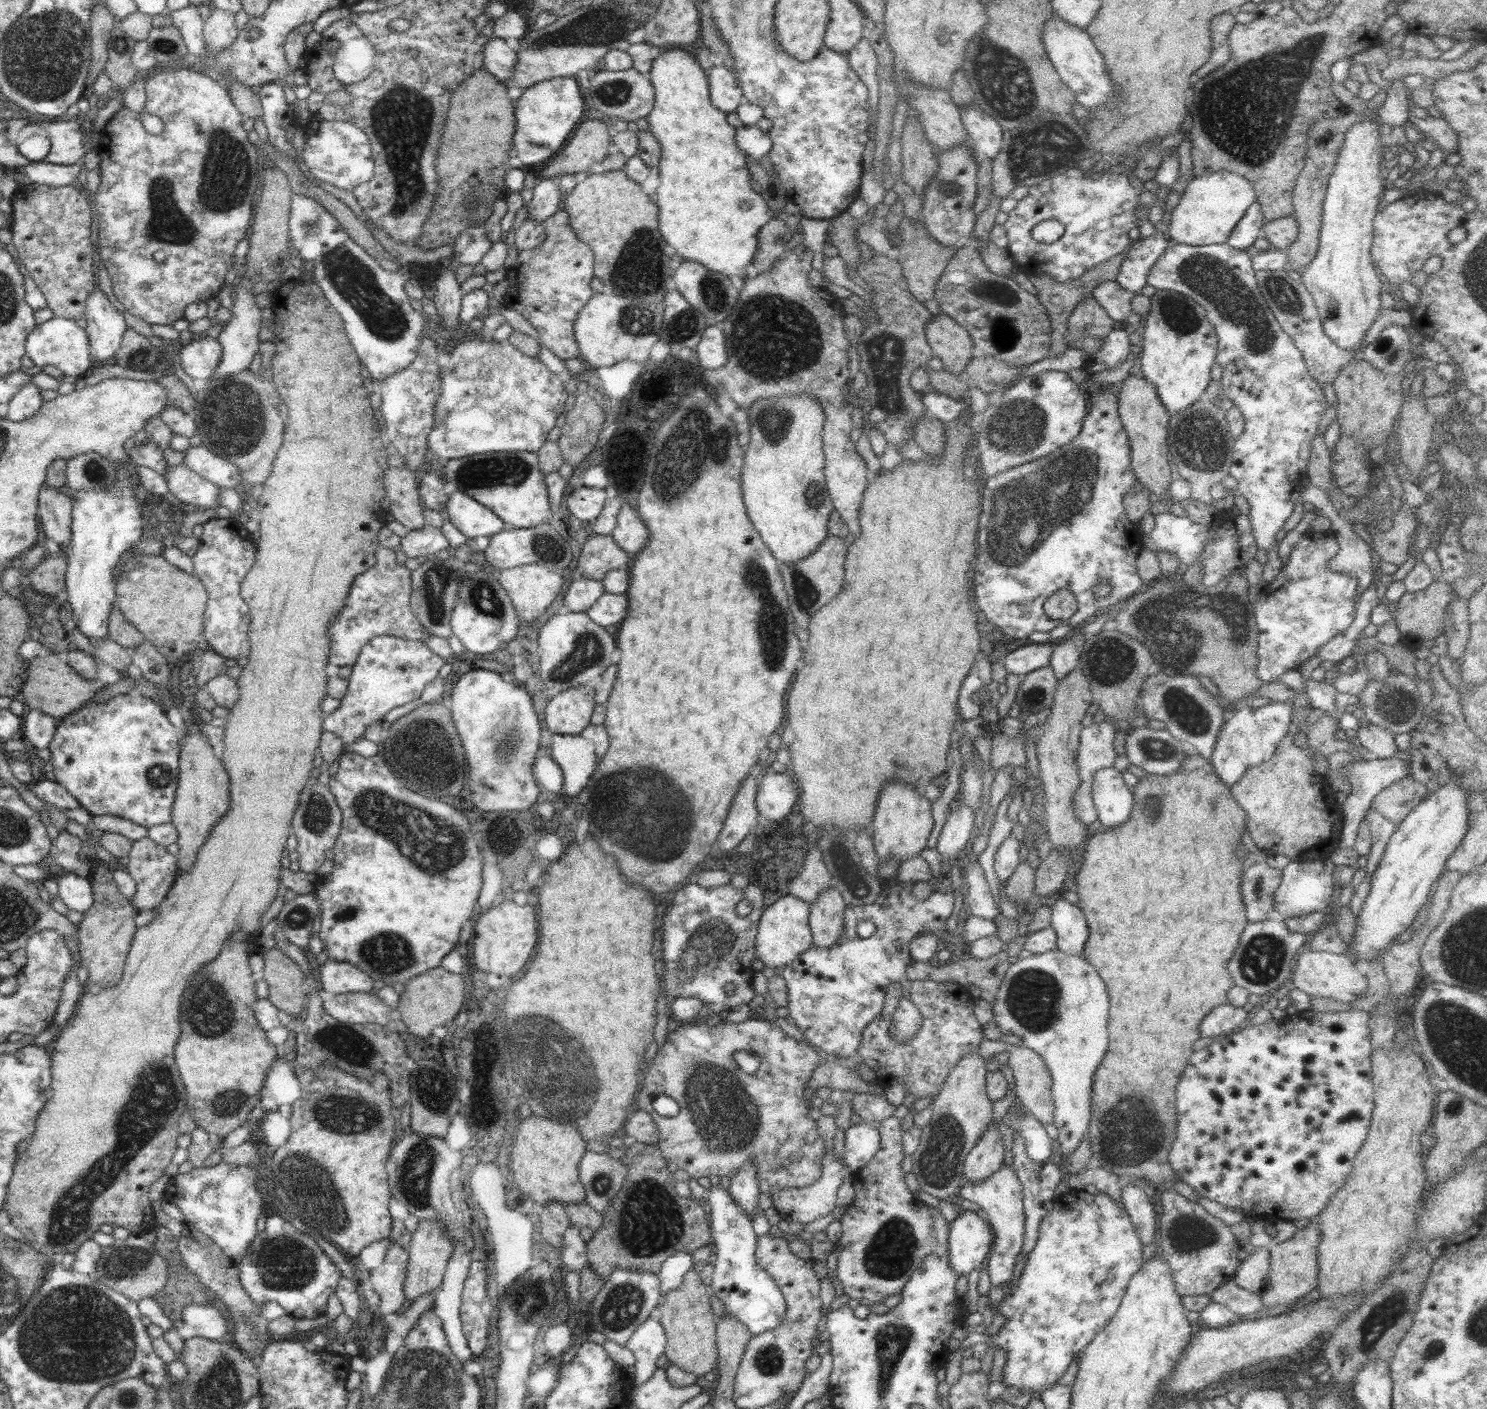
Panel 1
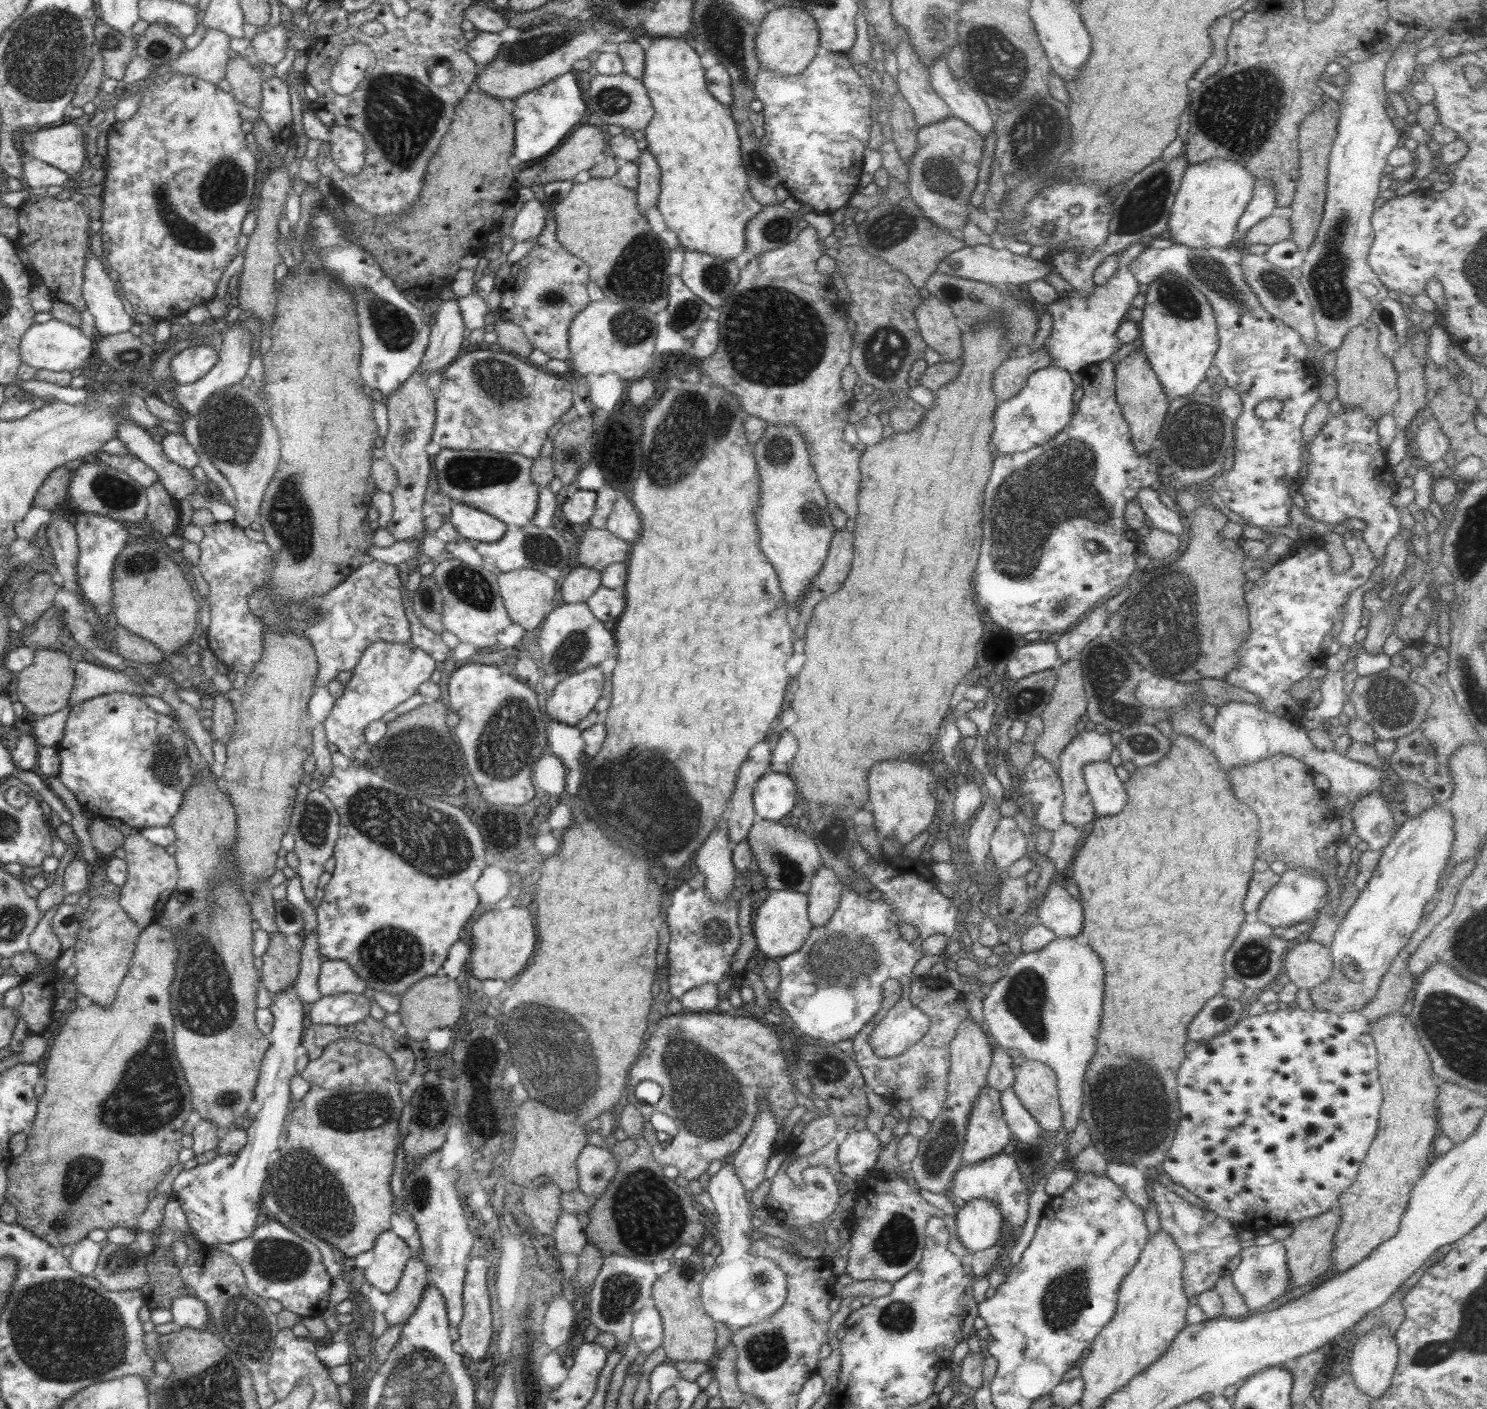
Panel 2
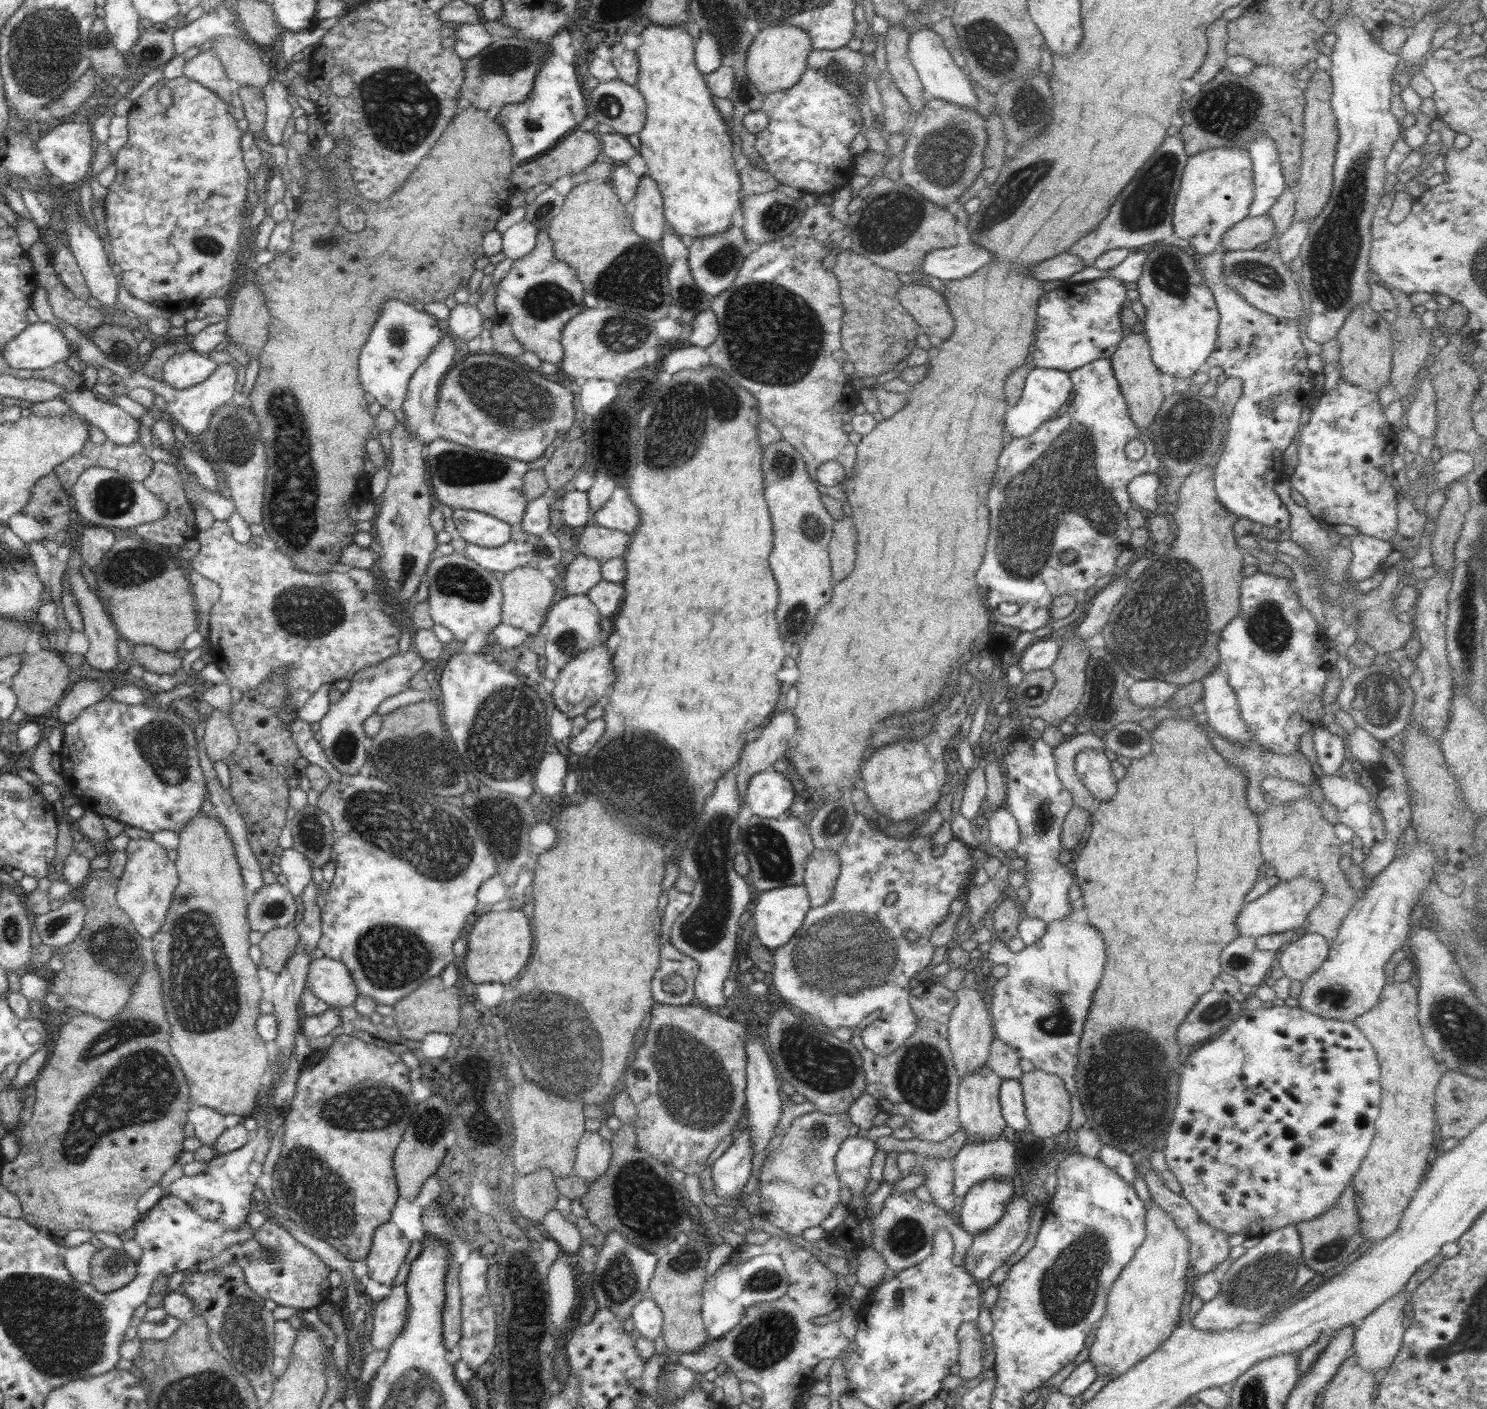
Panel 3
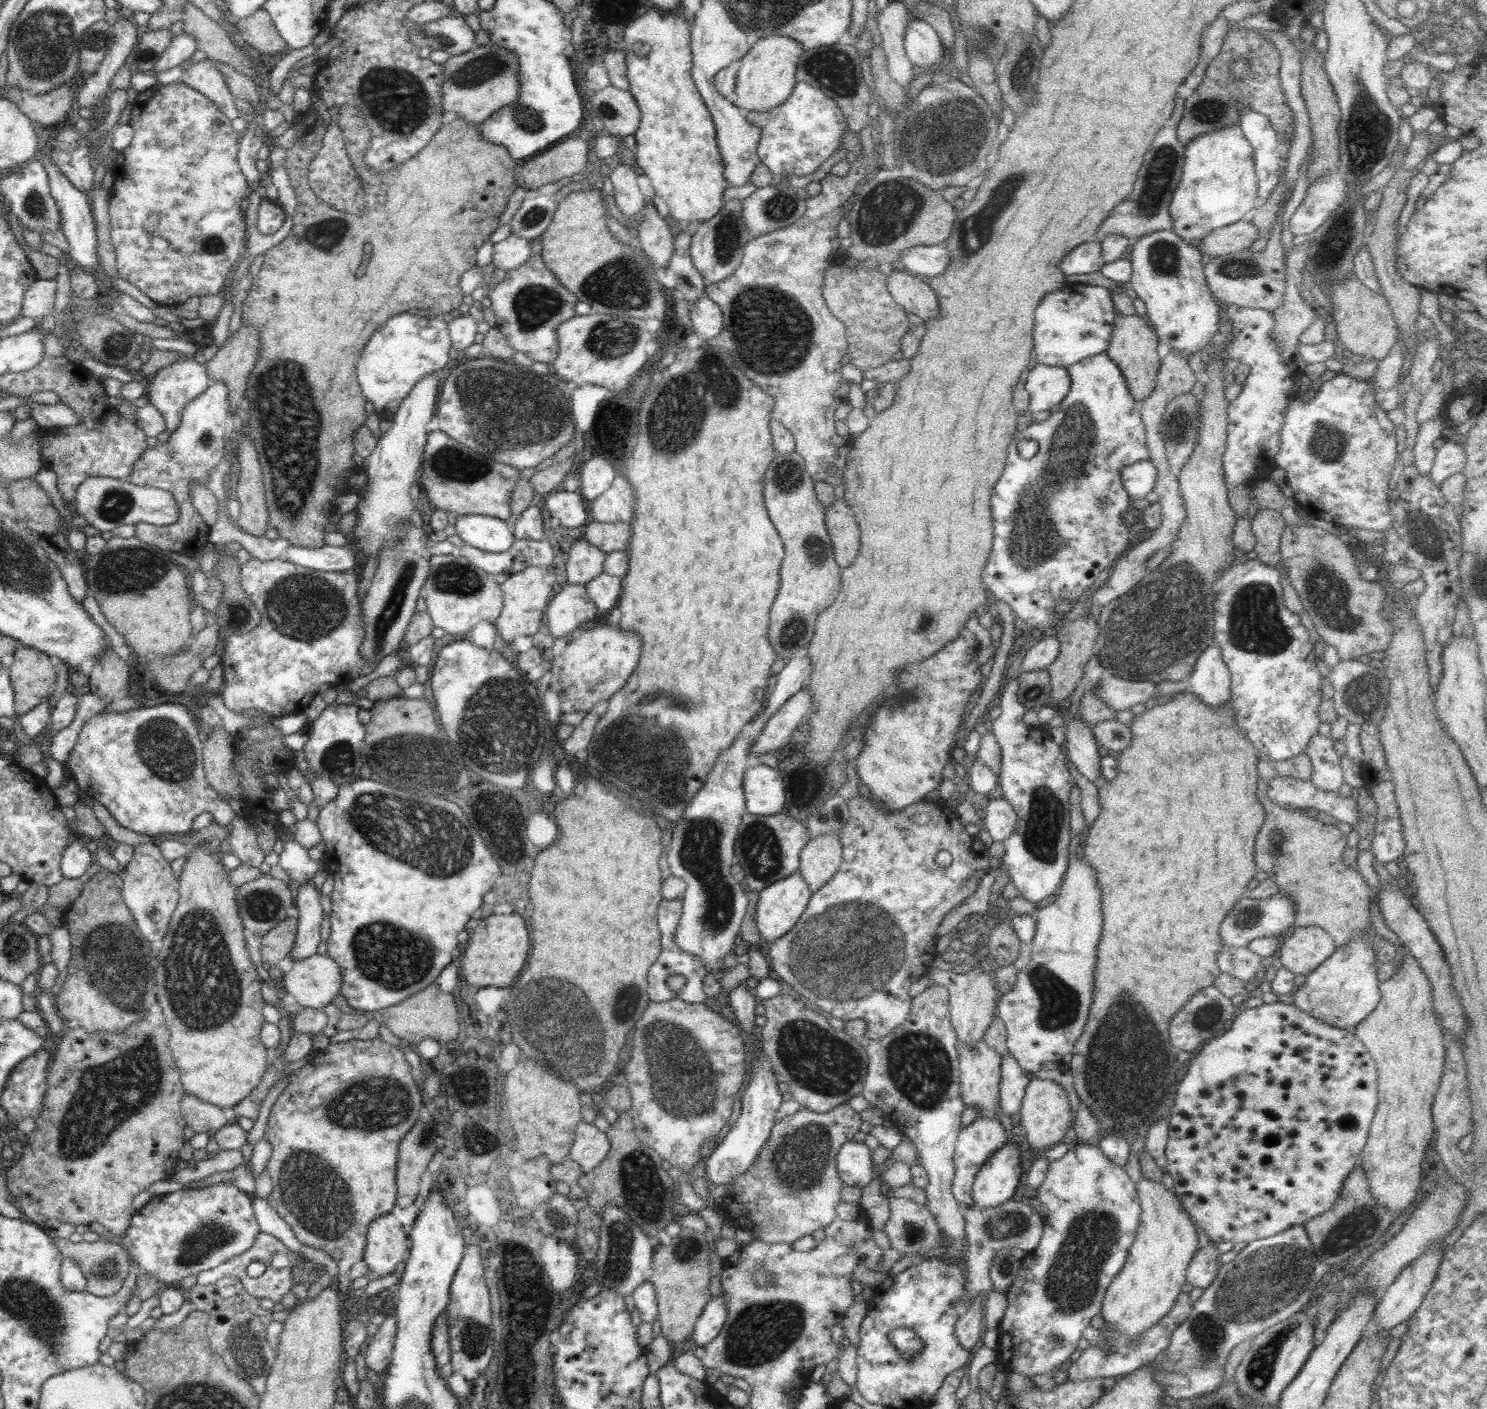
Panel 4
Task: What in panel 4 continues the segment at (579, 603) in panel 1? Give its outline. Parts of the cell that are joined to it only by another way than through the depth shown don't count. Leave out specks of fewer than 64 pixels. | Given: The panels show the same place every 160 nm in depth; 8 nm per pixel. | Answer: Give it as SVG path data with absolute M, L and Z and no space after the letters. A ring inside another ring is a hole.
M578 539L576 544L571 545L566 563L567 582L585 586L590 580L604 573L605 555L605 552L590 544L586 539Z

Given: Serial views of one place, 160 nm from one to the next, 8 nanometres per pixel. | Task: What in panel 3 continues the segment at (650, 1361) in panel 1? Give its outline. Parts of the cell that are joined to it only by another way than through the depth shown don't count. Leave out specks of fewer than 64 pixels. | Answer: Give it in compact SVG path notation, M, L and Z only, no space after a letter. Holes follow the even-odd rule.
M644 1298L637 1302L632 1309L631 1318L634 1329L642 1338L654 1340L662 1335L663 1312L661 1308L652 1300Z

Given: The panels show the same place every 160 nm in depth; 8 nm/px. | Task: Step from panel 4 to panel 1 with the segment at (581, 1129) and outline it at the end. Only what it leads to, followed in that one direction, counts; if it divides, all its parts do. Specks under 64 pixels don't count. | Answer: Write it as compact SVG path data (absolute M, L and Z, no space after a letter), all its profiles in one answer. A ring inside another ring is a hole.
M586 1151L580 1159L579 1177L585 1188L585 1201L596 1212L603 1214L610 1200L622 1188L628 1176L628 1167L619 1159L608 1154Z

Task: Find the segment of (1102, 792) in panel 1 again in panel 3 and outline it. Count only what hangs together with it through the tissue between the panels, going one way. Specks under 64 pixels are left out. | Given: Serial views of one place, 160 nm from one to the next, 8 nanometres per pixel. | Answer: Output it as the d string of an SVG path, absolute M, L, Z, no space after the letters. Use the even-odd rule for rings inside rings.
M1082 749L1075 758L1075 771L1082 784L1099 802L1110 800L1116 794L1118 780L1104 752Z

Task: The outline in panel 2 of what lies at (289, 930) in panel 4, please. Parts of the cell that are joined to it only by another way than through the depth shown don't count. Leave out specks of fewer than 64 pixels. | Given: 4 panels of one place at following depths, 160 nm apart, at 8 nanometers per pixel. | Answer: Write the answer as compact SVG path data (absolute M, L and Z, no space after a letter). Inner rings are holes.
M280 933L269 934L269 946L261 956L261 984L271 996L294 988L300 970L300 955L288 945L286 936Z

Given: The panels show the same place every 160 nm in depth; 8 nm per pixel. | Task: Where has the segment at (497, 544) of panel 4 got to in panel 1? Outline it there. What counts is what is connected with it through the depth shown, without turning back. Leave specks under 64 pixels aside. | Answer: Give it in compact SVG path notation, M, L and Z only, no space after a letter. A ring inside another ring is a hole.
M461 490L449 496L446 506L449 521L468 539L481 537L487 540L504 528L504 521L498 515Z

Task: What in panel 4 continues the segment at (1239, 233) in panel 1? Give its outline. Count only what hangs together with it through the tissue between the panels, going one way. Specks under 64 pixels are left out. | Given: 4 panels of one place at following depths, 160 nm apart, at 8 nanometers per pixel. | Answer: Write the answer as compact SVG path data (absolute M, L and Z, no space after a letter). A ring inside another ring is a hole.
M1246 107L1239 114L1239 127L1252 145L1258 194L1267 199L1279 183L1285 164L1284 147L1269 118Z

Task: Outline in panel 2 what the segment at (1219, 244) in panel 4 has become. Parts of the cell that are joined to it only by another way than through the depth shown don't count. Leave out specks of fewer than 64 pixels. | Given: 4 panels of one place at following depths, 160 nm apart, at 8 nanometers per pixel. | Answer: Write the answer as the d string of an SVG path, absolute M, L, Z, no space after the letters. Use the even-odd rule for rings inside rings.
M1277 214L1265 218L1252 226L1239 240L1243 244L1274 244L1287 241L1291 238L1290 221L1286 217Z

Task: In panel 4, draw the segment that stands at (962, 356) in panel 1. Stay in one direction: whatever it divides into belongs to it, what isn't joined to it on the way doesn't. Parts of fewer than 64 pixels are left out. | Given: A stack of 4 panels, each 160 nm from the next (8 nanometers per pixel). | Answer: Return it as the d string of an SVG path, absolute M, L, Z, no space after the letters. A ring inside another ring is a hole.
M896 267L886 279L888 292L907 312L924 321L939 317L939 302L932 287L921 277Z

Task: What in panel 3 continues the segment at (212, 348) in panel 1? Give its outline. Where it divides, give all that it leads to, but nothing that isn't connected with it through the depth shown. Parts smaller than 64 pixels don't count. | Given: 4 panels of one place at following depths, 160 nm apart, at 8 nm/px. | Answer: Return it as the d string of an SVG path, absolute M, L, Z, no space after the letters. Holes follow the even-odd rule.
M192 348L188 351L170 350L163 380L172 389L190 389L208 379L216 368L217 363L210 356L202 356Z

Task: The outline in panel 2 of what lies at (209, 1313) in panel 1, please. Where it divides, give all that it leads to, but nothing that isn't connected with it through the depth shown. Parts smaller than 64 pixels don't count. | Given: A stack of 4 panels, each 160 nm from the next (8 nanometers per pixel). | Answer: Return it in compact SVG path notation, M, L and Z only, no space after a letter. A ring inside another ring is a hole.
M192 1294L175 1298L170 1310L177 1328L211 1330L212 1323L206 1304Z

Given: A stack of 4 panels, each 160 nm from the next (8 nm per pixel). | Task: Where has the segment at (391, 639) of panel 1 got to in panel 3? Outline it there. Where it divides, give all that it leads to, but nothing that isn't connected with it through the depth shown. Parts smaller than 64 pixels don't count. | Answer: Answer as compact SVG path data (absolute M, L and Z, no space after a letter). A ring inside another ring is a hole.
M411 647L404 654L398 652L378 664L371 664L359 670L351 678L350 689L344 692L337 702L330 703L328 712L319 722L320 736L322 736L319 743L328 762L338 772L350 775L360 772L360 768L368 761L369 755L369 741L367 734L363 730L363 722L376 713L379 704L384 702L388 696L394 696L410 688L412 680L424 666L424 661L426 660Z

